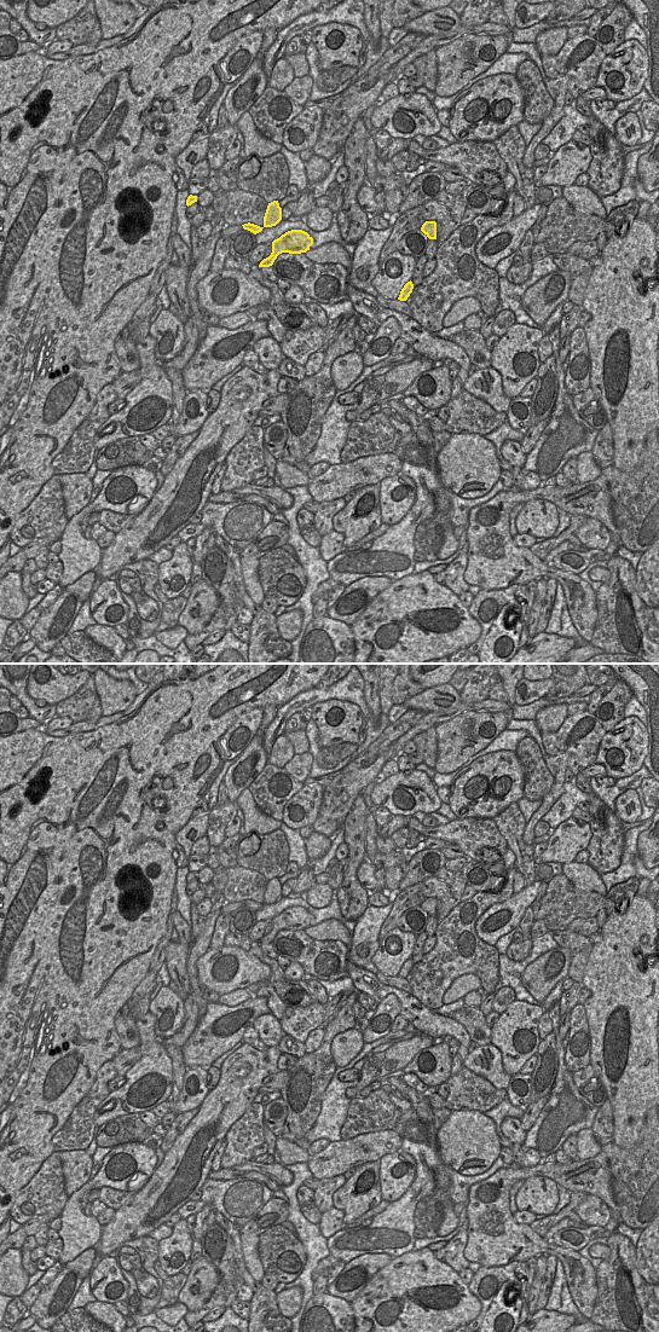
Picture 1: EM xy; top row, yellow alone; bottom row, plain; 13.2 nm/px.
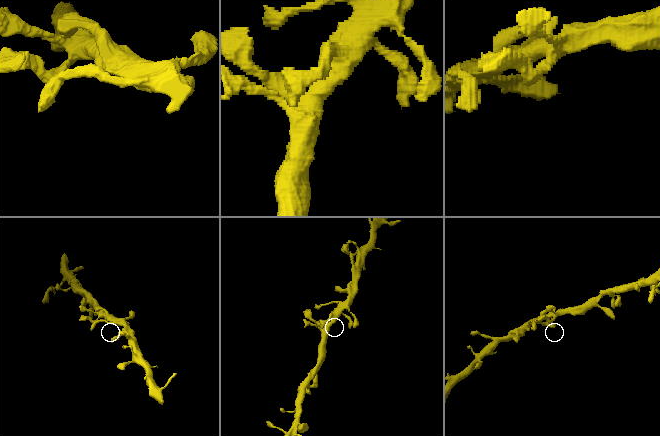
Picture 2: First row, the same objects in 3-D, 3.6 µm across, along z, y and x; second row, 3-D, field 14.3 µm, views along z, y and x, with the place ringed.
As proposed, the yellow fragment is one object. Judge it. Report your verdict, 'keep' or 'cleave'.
keep

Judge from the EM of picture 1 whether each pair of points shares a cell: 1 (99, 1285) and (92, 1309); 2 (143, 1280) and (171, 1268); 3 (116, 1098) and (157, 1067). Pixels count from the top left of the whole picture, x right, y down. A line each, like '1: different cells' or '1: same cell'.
1: different cells
2: different cells
3: same cell

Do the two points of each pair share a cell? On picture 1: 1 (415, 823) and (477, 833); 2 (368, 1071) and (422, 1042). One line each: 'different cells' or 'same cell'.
1: same cell
2: same cell

